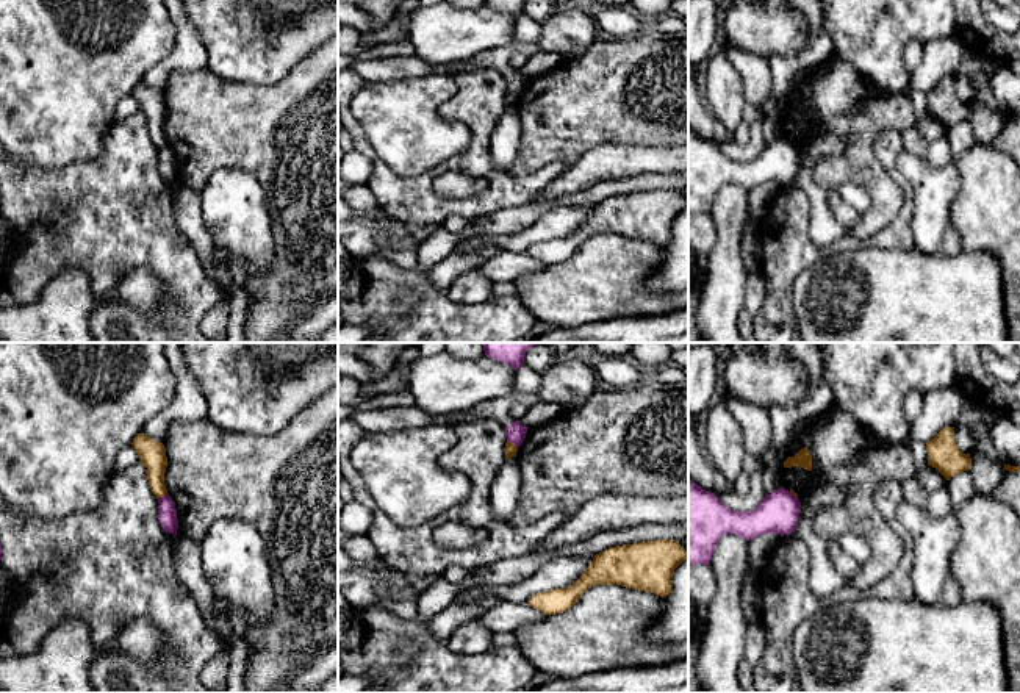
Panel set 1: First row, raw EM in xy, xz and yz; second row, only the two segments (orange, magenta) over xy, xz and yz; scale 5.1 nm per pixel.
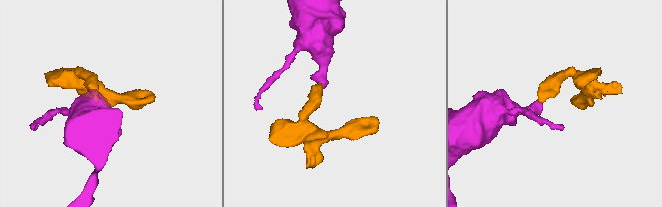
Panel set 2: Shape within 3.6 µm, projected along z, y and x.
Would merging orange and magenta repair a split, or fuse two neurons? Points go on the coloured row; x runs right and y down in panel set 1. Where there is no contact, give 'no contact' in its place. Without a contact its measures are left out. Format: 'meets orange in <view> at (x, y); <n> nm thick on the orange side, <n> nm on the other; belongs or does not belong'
meets orange in xz at (512, 443); 70 nm thick on the orange side, 100 nm on the other; does not belong

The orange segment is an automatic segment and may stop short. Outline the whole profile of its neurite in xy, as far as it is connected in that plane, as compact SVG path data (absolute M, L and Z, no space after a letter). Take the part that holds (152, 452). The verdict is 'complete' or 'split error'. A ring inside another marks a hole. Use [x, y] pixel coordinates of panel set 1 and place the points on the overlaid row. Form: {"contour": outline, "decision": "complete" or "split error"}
{"contour": "M144 435L135 436L131 446L136 449L141 463L147 468L147 479L156 499L167 494L164 472L167 466L166 447L163 443Z", "decision": "complete"}

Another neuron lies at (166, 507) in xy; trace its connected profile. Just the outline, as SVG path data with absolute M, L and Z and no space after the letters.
M169 494L158 499L158 521L167 533L175 533L178 529L175 502Z

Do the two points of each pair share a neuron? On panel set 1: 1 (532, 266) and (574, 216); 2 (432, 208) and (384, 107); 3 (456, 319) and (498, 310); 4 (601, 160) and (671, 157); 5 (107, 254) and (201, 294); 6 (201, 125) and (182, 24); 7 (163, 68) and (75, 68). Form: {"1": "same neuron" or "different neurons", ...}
{"1": "different neurons", "2": "different neurons", "3": "same neuron", "4": "same neuron", "5": "same neuron", "6": "different neurons", "7": "different neurons"}

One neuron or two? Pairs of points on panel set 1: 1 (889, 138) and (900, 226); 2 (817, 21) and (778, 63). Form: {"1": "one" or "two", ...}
{"1": "one", "2": "one"}

